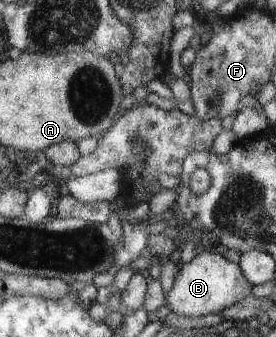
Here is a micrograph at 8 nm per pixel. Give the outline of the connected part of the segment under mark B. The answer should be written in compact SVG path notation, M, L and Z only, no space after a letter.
M218 248L203 250L176 271L171 289L164 293L163 303L175 315L199 317L227 309L249 294L251 288L252 285L243 279L239 265L225 259L222 251Z

